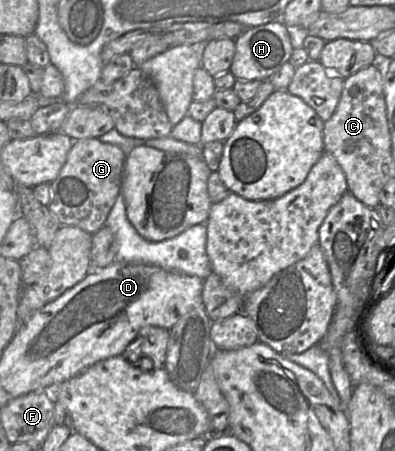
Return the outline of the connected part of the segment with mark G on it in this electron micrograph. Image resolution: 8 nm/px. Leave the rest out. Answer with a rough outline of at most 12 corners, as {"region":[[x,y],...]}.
{"region":[[73,141],[50,184],[61,226],[93,235],[121,191],[126,156]]}

